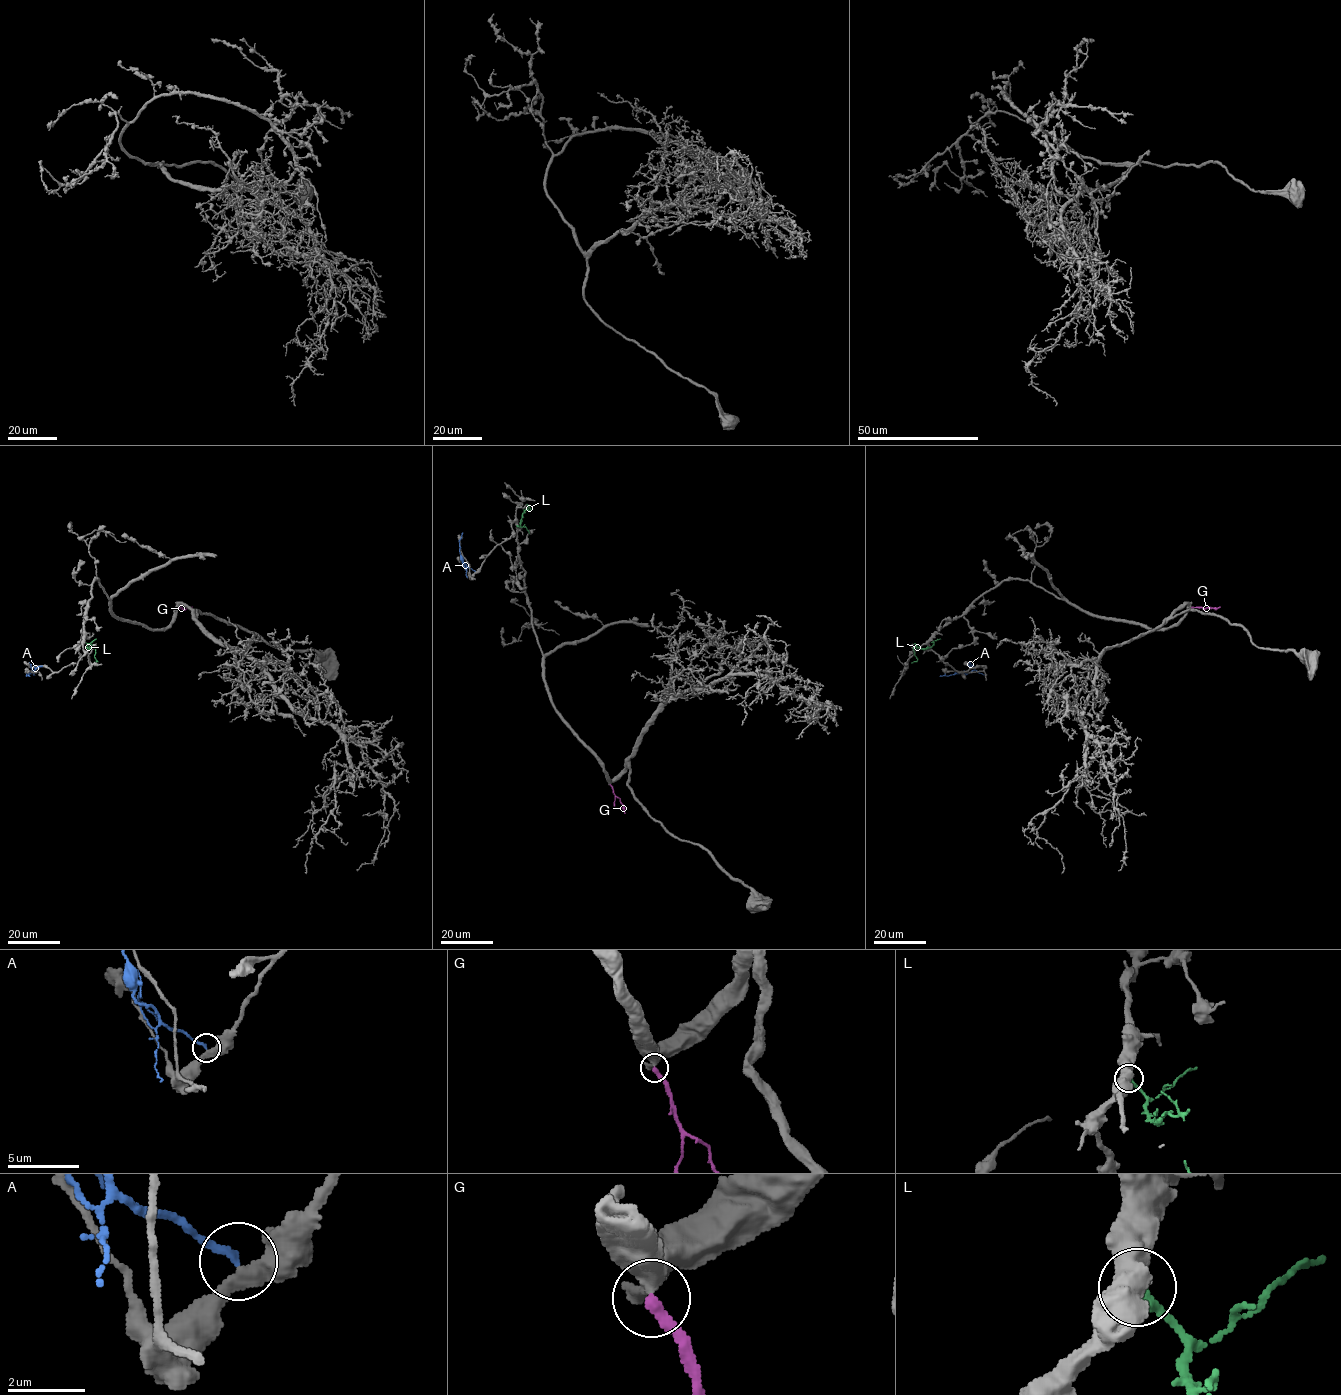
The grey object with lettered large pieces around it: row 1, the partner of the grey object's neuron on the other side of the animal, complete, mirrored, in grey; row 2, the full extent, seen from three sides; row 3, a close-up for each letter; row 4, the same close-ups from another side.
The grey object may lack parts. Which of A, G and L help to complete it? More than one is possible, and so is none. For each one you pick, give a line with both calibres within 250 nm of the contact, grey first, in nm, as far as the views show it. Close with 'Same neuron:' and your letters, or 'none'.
Same neuron: none

